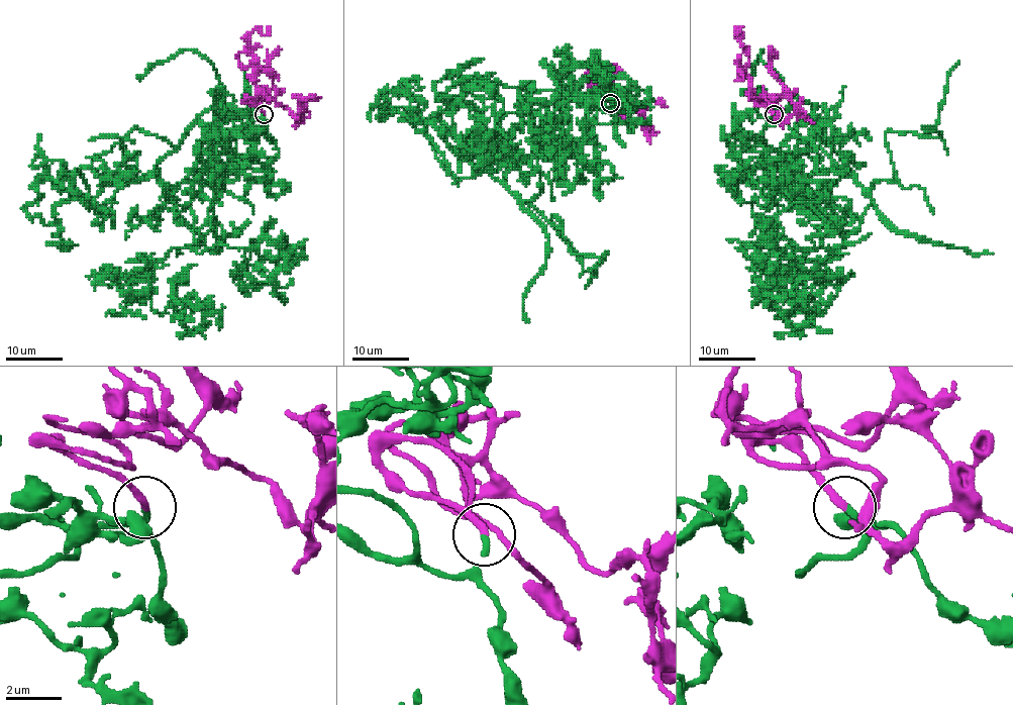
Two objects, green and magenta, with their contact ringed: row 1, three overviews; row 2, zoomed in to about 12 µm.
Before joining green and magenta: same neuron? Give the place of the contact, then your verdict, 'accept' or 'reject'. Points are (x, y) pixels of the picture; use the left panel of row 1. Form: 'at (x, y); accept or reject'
at (264, 114); accept

